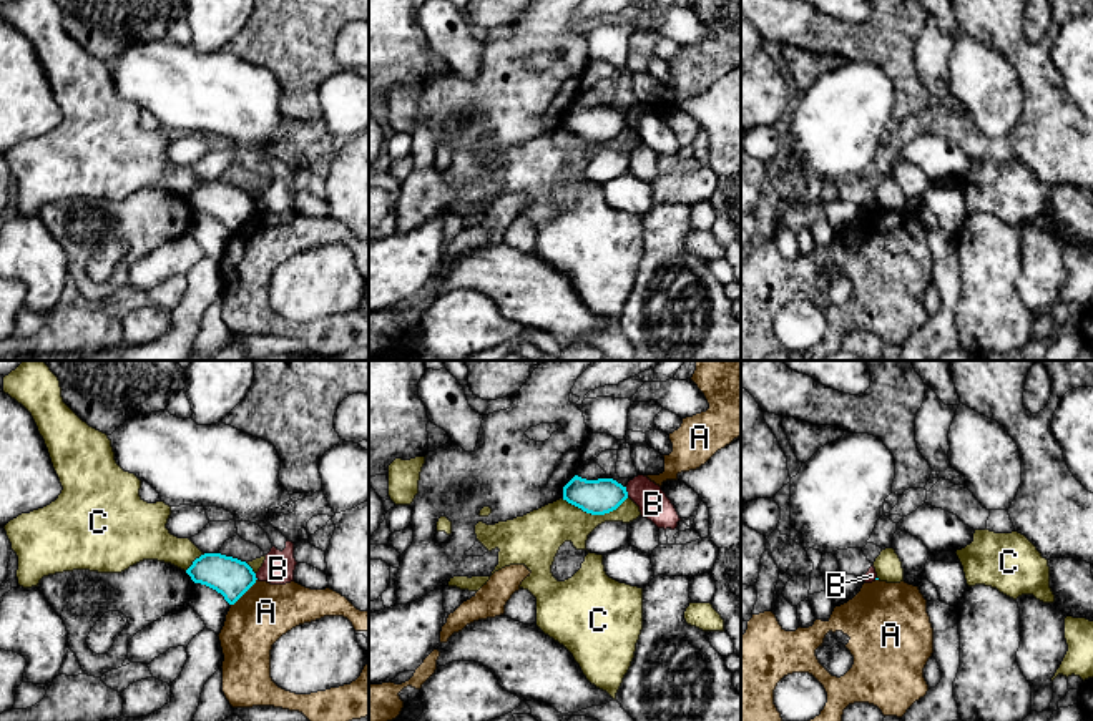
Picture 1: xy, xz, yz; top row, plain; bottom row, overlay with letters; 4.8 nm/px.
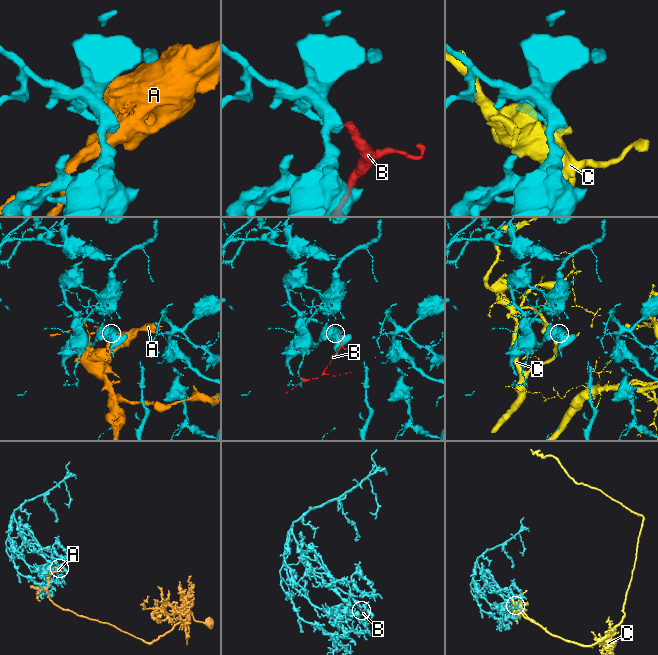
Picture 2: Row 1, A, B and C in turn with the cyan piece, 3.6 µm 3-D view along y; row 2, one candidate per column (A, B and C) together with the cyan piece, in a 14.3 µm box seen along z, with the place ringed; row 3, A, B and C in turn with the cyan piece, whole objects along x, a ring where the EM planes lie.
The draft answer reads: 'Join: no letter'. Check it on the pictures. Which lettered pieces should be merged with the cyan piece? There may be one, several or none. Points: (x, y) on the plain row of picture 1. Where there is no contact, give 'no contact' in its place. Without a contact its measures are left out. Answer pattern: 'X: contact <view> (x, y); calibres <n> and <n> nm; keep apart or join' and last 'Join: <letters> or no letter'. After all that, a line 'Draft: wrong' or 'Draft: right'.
A: contact xy (245, 220); calibres 190 and 280 nm; keep apart
B: contact xz (627, 120); calibres 170 and 150 nm; keep apart
C: contact xz (595, 142); calibres 170 and 220 nm; keep apart
Join: no letter
Draft: right

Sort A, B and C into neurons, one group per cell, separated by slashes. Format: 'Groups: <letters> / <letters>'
Groups: A / B / C

